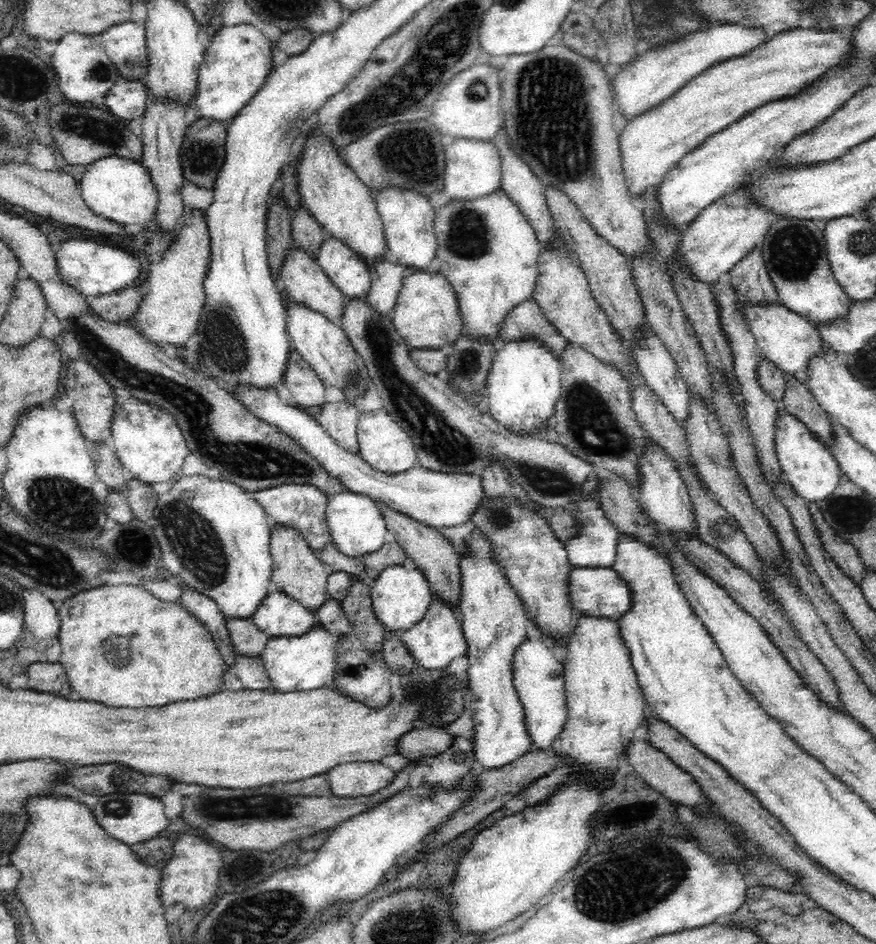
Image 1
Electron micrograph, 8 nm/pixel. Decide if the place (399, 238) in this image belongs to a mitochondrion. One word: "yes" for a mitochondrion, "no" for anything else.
no

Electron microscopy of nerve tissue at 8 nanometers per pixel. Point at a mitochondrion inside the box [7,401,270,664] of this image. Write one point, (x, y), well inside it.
(196, 544)

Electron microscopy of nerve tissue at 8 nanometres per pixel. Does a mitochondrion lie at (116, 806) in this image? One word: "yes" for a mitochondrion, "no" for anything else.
yes

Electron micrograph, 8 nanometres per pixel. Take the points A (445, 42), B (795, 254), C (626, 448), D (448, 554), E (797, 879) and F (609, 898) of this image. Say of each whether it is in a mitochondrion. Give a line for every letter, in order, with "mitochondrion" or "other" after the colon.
A: mitochondrion
B: mitochondrion
C: mitochondrion
D: other
E: other
F: mitochondrion

